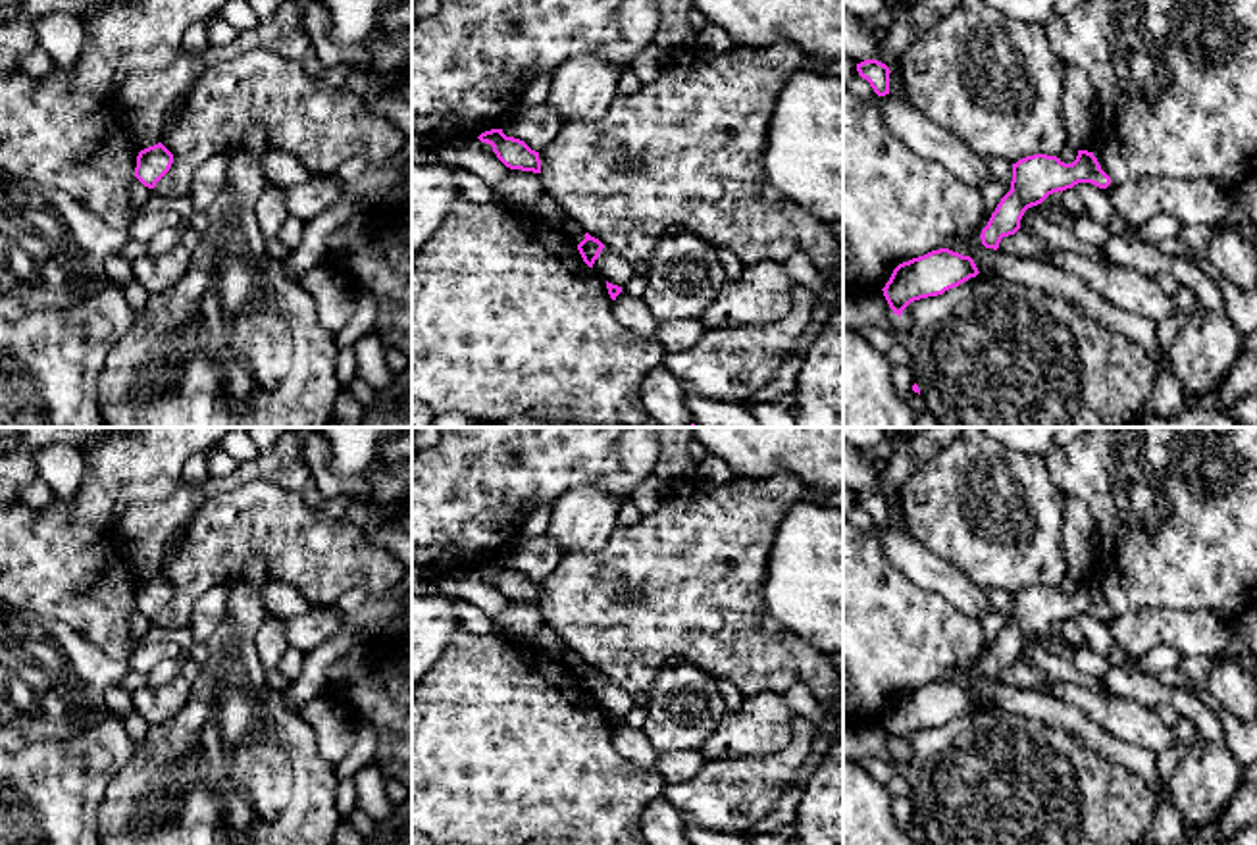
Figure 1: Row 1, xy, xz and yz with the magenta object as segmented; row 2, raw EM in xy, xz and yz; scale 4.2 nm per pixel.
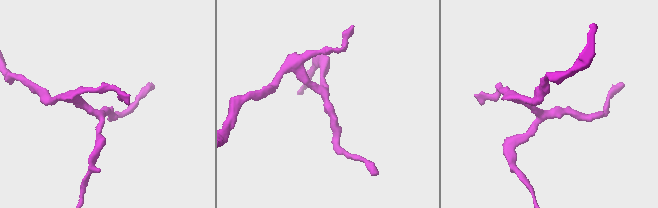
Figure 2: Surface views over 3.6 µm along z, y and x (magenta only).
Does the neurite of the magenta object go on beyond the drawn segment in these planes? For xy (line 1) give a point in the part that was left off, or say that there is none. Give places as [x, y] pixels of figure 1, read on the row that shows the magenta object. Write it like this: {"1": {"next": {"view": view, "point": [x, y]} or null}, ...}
{"1": {"next": null}}

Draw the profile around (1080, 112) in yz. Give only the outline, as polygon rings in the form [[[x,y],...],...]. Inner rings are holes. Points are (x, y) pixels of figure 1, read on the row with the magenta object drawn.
[[[1065,65],[1063,123],[1066,142],[1074,150],[1086,150],[1097,133],[1099,106],[1090,75],[1078,65]]]

